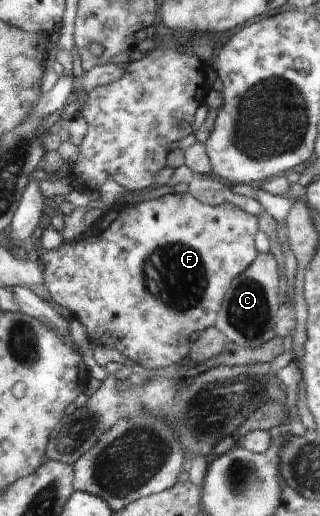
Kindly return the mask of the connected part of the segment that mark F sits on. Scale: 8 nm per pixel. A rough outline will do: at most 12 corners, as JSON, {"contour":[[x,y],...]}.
{"contour":[[121,203],[39,257],[94,345],[181,363],[257,218]]}

